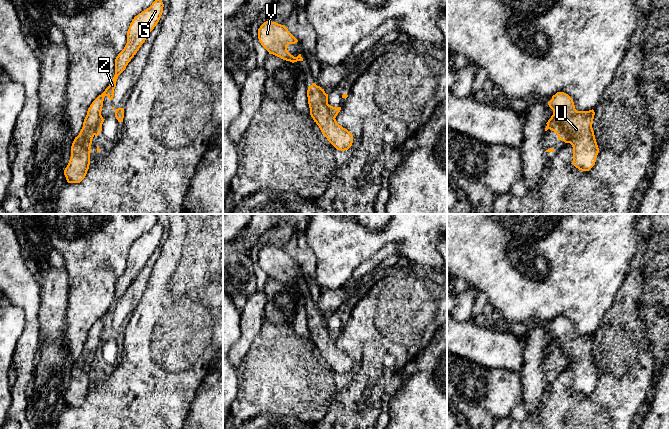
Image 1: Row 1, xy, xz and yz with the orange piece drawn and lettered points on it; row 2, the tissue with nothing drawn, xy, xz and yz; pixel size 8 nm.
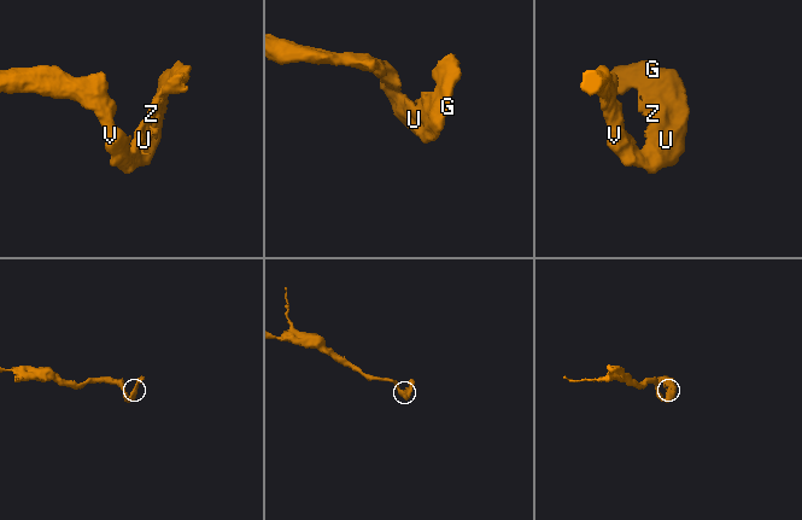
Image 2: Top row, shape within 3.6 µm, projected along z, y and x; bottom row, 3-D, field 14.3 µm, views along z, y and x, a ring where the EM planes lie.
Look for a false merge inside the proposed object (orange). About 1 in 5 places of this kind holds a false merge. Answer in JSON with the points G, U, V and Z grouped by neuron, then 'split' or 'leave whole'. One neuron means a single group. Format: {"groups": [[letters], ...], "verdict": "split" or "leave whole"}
{"groups": [["G", "U", "V", "Z"]], "verdict": "leave whole"}

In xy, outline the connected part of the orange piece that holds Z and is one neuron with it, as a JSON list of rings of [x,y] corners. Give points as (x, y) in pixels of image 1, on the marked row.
[[[155,0],[146,10],[134,17],[127,32],[127,43],[115,59],[115,75],[105,89],[90,105],[83,122],[83,127],[71,146],[71,157],[64,175],[68,183],[80,183],[86,176],[90,165],[91,144],[94,136],[102,131],[104,118],[101,115],[104,97],[113,100],[118,76],[137,53],[141,45],[159,22],[164,4]]]

